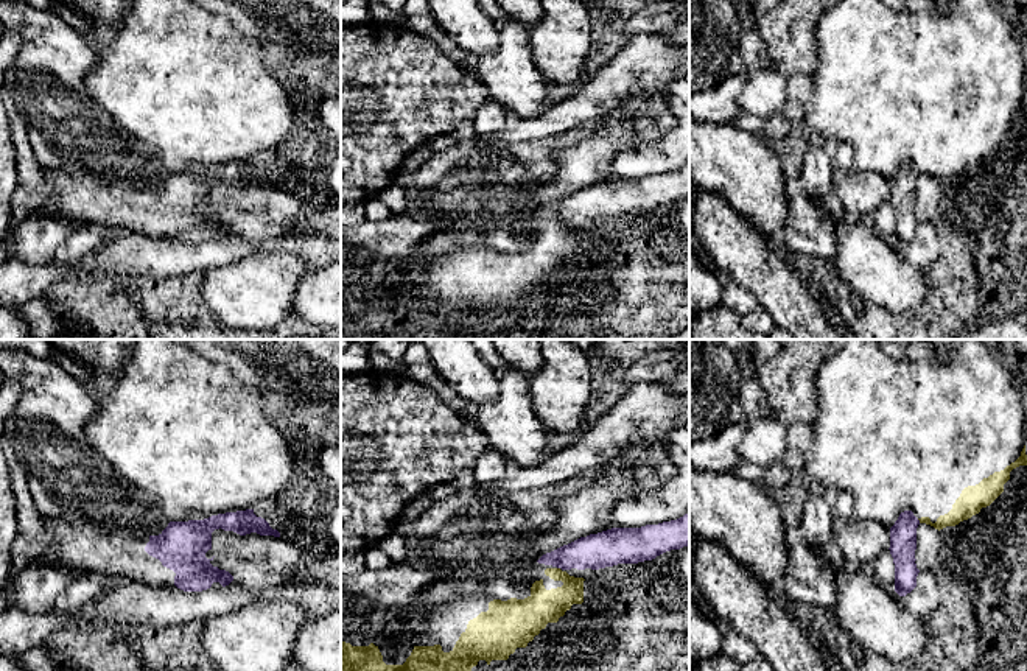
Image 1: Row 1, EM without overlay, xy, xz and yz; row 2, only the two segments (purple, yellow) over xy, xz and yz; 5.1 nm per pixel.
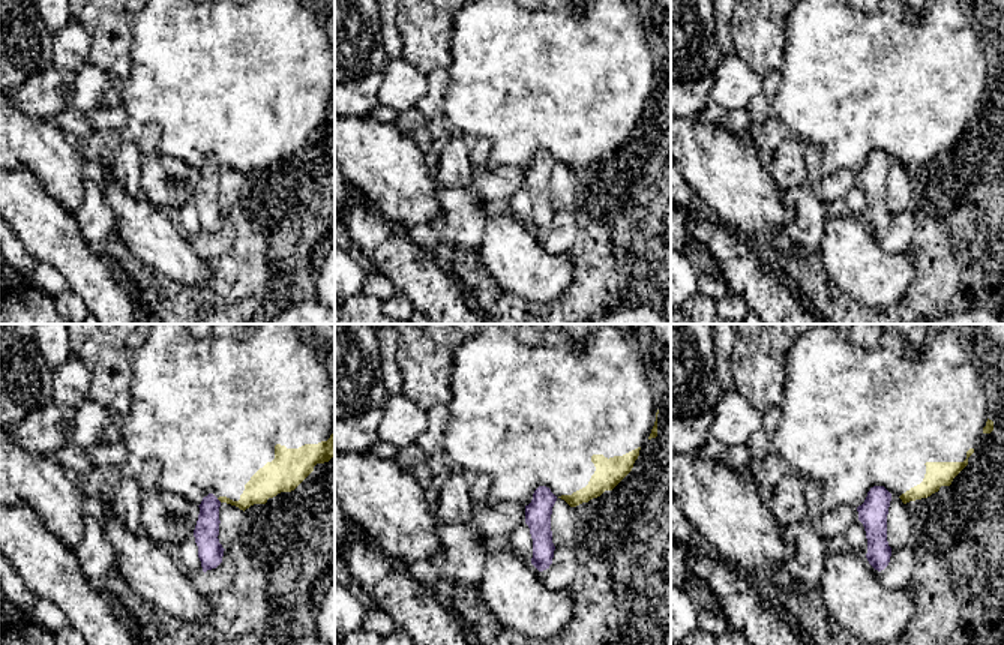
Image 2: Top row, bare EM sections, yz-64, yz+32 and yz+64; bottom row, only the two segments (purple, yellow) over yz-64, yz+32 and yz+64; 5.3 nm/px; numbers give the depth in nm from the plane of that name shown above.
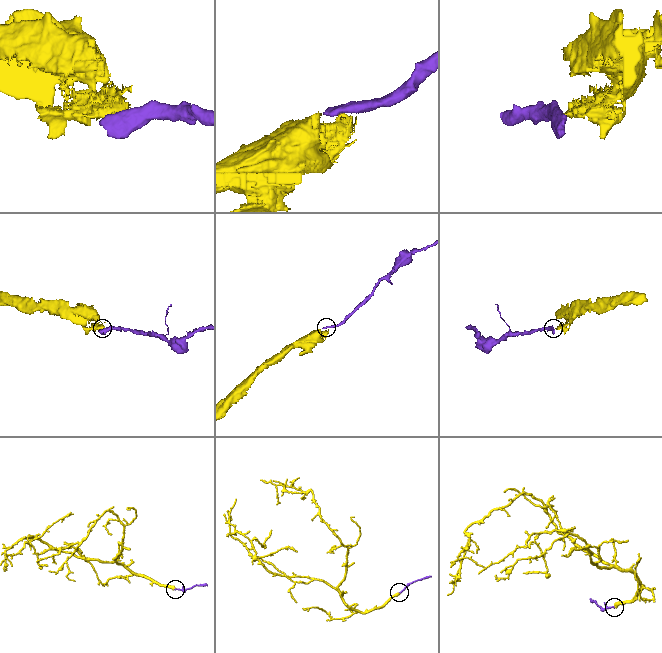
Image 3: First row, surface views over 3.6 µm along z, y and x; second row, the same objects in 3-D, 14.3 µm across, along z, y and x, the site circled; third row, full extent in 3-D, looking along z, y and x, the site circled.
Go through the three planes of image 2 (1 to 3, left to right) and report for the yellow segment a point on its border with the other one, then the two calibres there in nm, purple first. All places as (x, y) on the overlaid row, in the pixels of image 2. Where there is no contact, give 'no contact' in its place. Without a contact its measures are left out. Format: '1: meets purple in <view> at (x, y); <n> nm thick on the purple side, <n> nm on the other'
1: meets purple in yz-64 at (218, 500); 130 nm thick on the purple side, 150 nm on the other
2: no contact
3: no contact

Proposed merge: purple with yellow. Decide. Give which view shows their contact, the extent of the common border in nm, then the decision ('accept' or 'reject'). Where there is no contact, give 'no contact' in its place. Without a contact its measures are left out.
contact in yz; length 30 nm; reject

